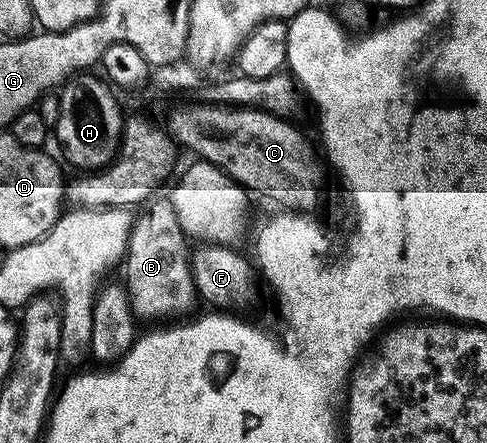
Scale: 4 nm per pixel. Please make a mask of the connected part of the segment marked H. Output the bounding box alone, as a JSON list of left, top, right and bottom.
[53,73,125,173]

